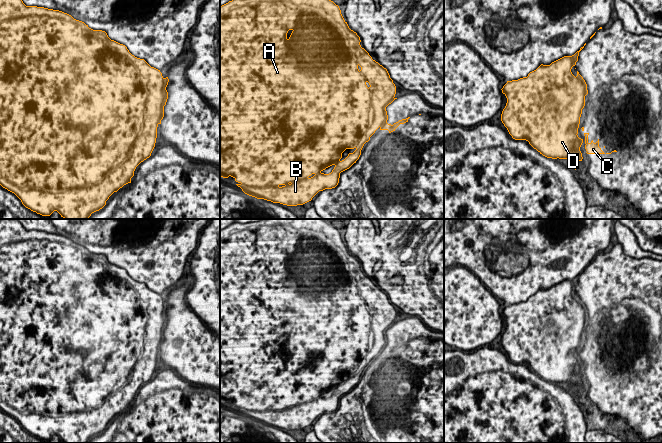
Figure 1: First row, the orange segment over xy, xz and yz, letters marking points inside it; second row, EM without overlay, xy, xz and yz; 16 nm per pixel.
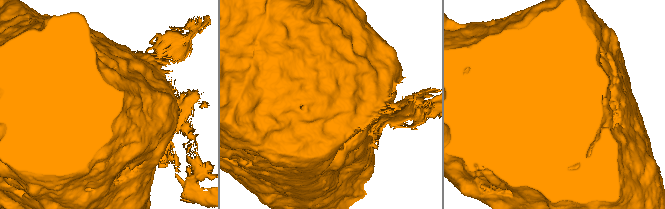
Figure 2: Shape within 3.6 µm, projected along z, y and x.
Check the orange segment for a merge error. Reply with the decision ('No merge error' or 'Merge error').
No merge error

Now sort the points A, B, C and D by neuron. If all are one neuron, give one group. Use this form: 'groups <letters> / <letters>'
groups A B C D

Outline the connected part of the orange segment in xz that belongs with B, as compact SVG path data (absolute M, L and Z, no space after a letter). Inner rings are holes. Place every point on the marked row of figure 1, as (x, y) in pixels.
M232 0L220 6L220 177L233 177L237 182L236 185L240 187L245 194L257 199L264 199L287 206L303 205L311 201L319 191L332 189L338 185L340 173L349 169L354 163L356 163L361 155L361 150L364 144L370 140L370 137L378 128L380 130L388 130L389 133L391 133L395 131L400 124L408 122L410 117L399 120L393 125L387 123L388 115L386 107L397 99L395 97L396 86L390 78L387 69L373 60L369 53L361 47L360 42L360 37L356 32L349 28L347 22L344 20L339 6L331 0ZM354 148L356 150L353 153L349 153L344 160L340 160L342 158L342 153L346 149Z

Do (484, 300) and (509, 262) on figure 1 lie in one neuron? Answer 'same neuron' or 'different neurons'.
different neurons

